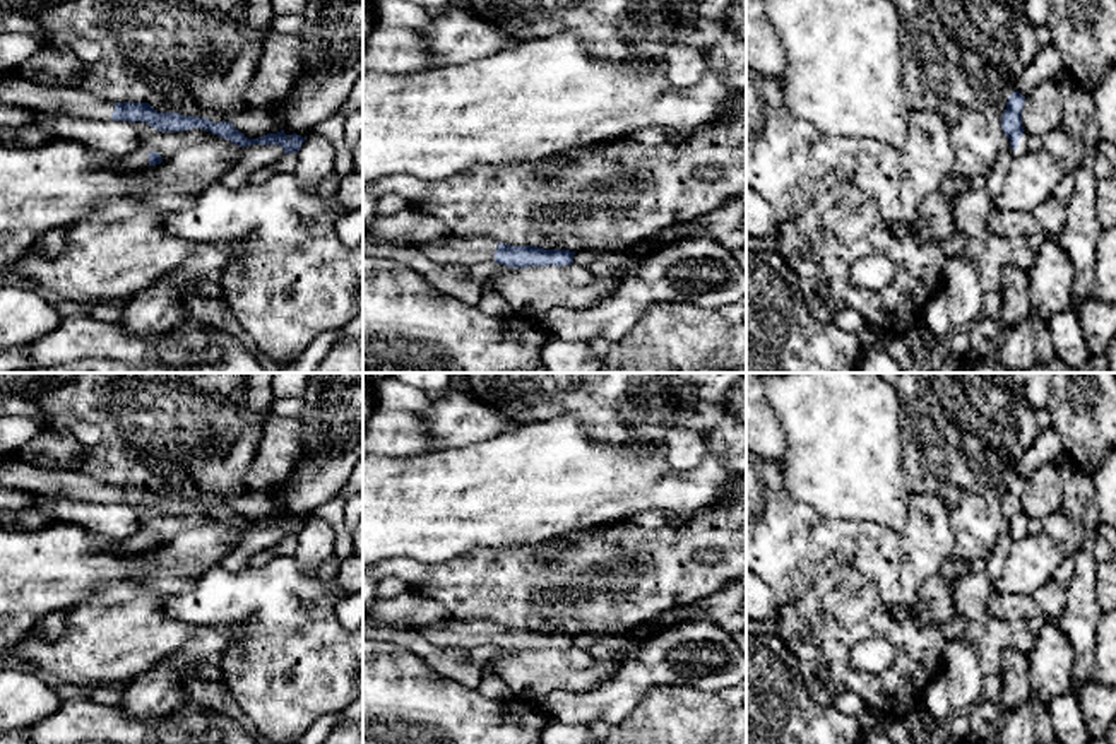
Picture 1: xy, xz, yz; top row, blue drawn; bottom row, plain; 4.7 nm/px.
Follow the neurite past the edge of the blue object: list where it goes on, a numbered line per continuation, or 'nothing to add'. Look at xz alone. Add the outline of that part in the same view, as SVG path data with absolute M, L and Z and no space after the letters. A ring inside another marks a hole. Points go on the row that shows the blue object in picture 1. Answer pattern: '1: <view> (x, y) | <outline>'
1: xz (451, 250) | M450 236L436 243L413 246L416 251L423 253L435 263L474 265L483 262L495 262L498 241L490 238Z

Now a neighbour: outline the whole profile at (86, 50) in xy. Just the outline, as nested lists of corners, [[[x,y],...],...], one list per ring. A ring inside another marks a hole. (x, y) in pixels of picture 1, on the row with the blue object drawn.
[[[74,39],[70,48],[82,63],[96,63],[101,58],[101,46],[92,39]]]

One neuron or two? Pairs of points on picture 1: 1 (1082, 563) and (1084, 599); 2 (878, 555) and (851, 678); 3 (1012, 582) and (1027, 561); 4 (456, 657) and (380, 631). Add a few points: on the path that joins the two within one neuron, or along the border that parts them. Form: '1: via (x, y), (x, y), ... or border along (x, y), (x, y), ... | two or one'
1: via (1084, 572), (1084, 590) | one
2: via (848, 585), (842, 590), (841, 647) | one
3: via (1017, 577), (1027, 566) | one
4: via (437, 657), (399, 635) | one

